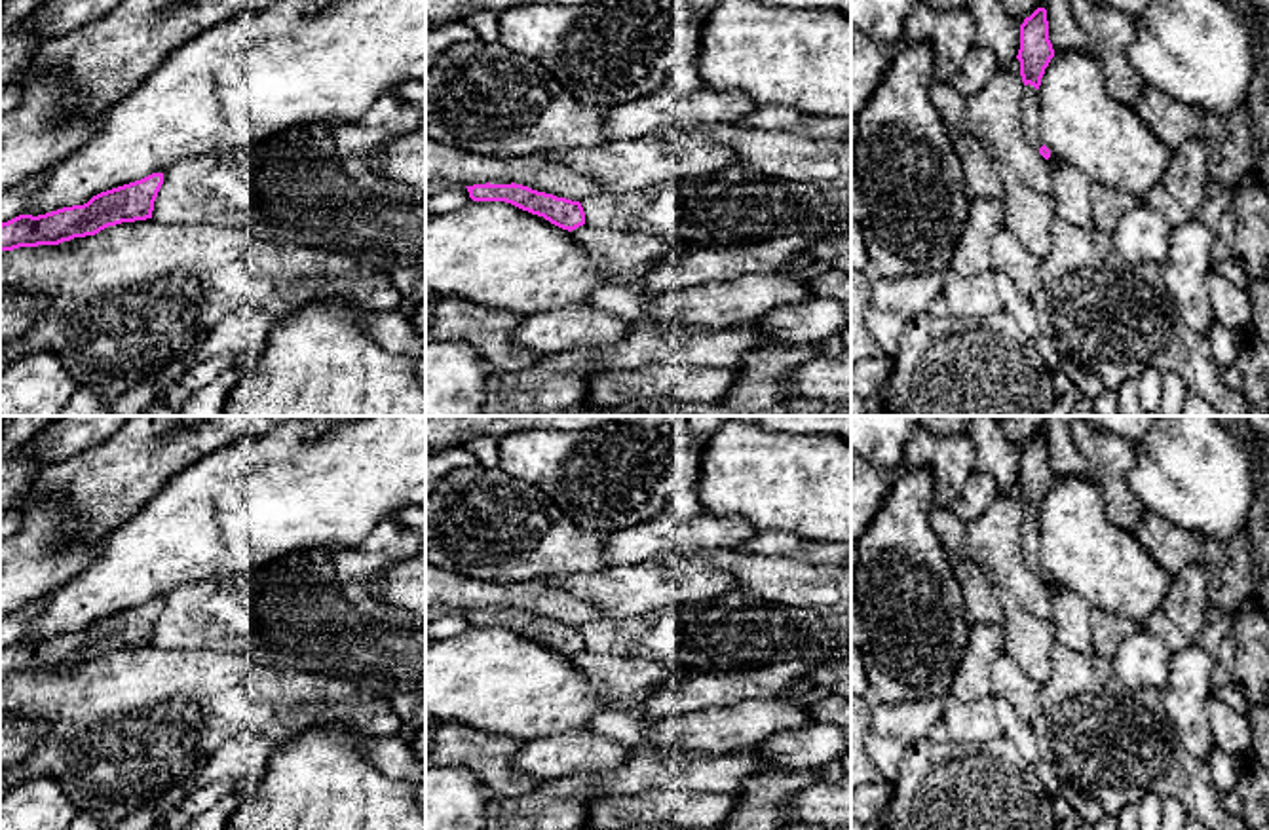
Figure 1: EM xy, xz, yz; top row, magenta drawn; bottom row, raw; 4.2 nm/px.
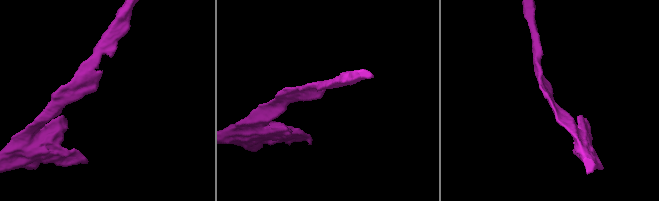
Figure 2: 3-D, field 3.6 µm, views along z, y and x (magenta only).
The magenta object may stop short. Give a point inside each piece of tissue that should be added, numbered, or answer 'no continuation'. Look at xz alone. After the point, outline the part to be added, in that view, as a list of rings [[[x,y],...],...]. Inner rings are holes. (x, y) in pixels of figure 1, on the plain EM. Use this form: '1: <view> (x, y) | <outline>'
no continuation

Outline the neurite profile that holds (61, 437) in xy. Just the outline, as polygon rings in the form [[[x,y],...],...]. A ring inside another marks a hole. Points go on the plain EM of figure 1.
[[[53,416],[28,443],[42,465],[74,458],[108,441],[133,416]]]

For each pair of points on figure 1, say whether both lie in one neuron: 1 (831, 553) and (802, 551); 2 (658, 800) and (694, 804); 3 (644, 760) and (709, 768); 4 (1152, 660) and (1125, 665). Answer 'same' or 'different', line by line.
1: same
2: same
3: same
4: same

